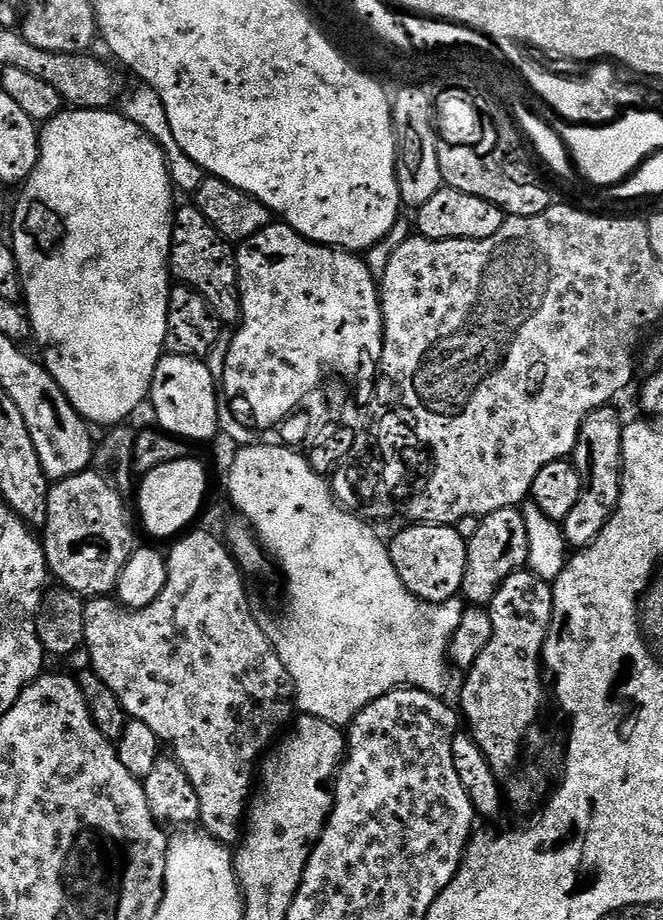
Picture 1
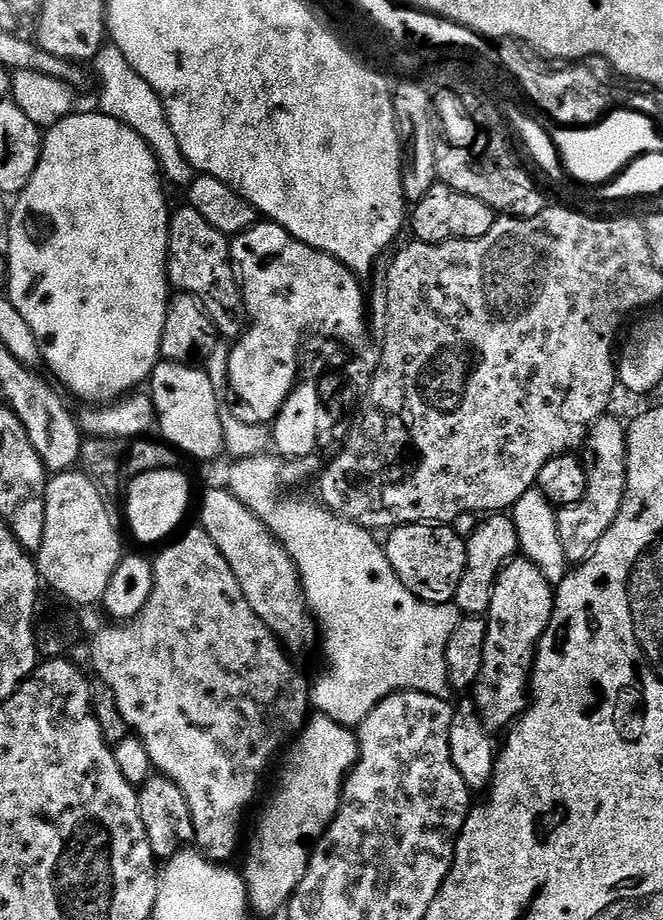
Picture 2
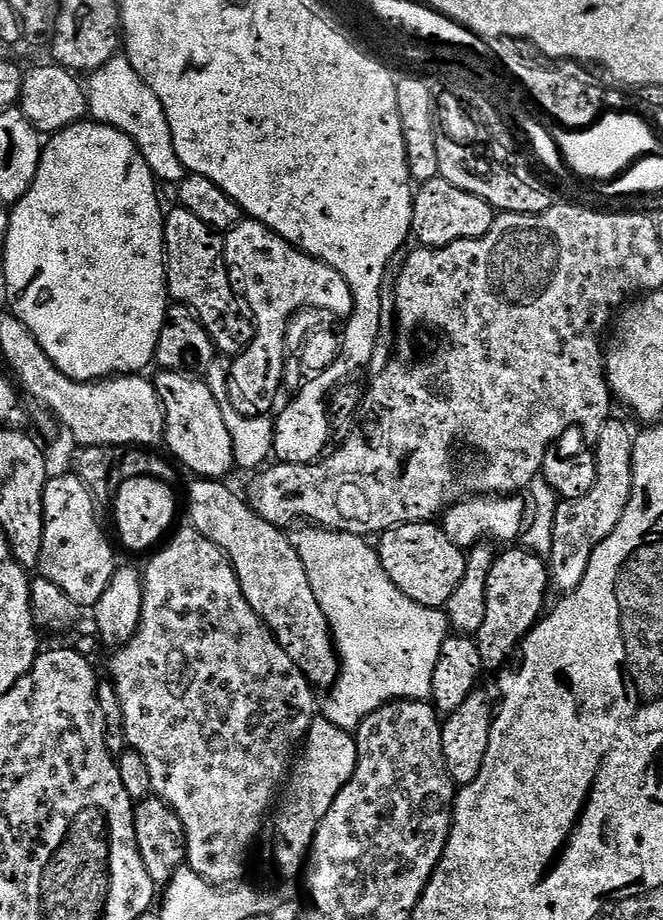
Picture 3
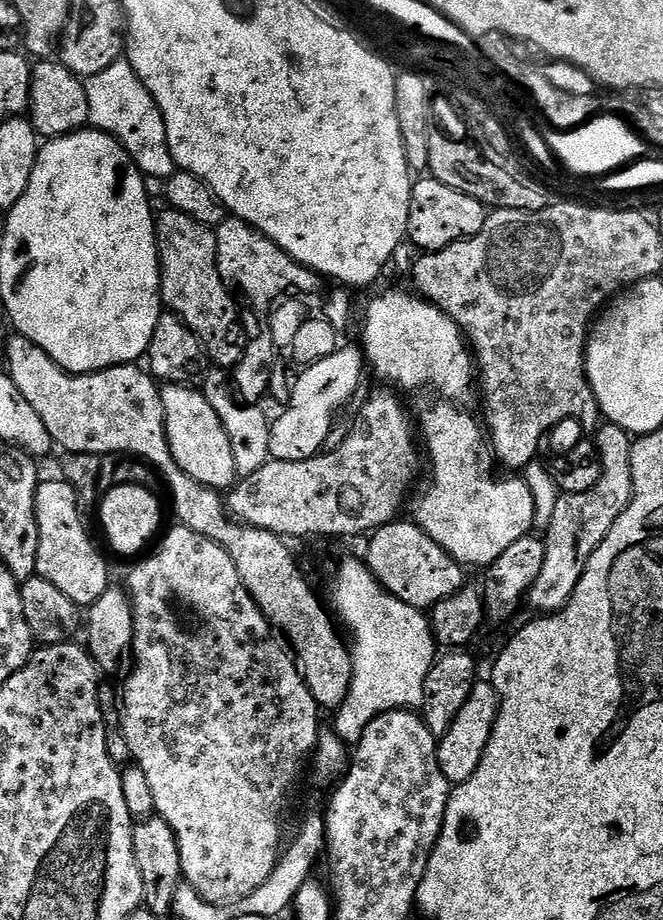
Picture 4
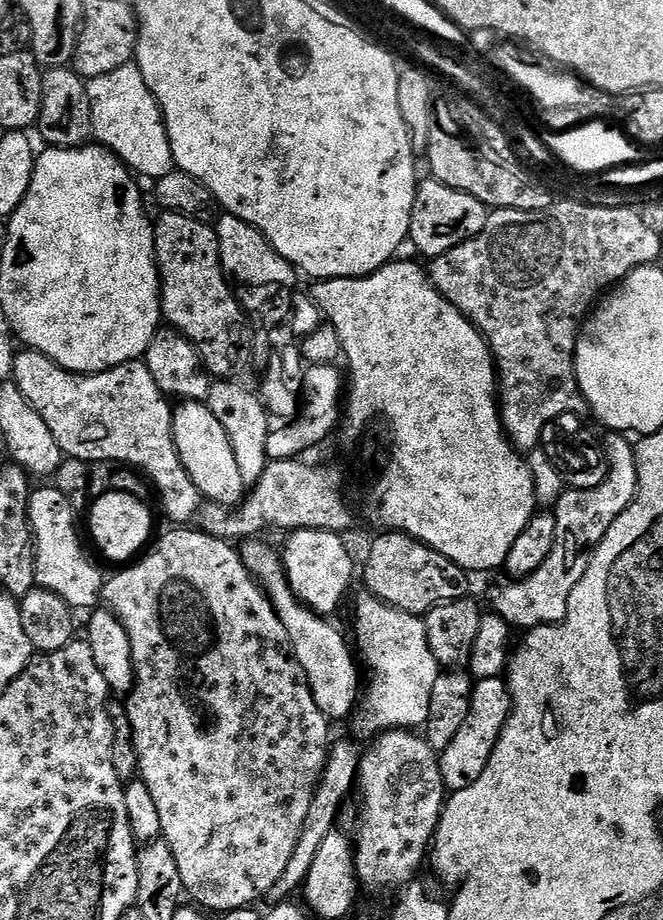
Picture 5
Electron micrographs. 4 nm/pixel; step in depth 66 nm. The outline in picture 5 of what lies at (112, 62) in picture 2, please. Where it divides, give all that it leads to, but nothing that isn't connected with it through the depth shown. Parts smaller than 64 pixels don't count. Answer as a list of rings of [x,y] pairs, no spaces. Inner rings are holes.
[[[135,62],[118,66],[118,70],[110,70],[110,74],[102,74],[87,81],[87,85],[90,94],[92,135],[99,147],[113,152],[140,178],[159,178],[174,171],[164,115],[156,96],[150,86],[146,86],[146,78],[142,78],[140,68]]]

